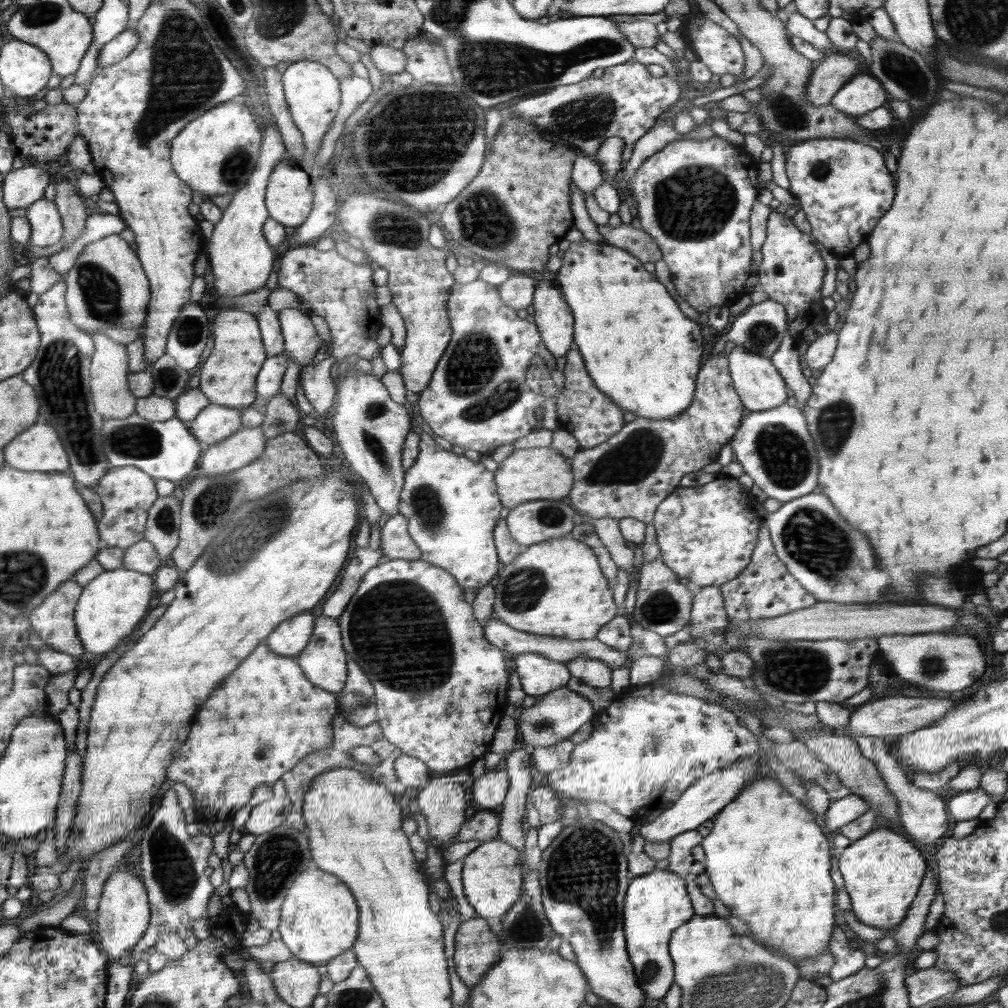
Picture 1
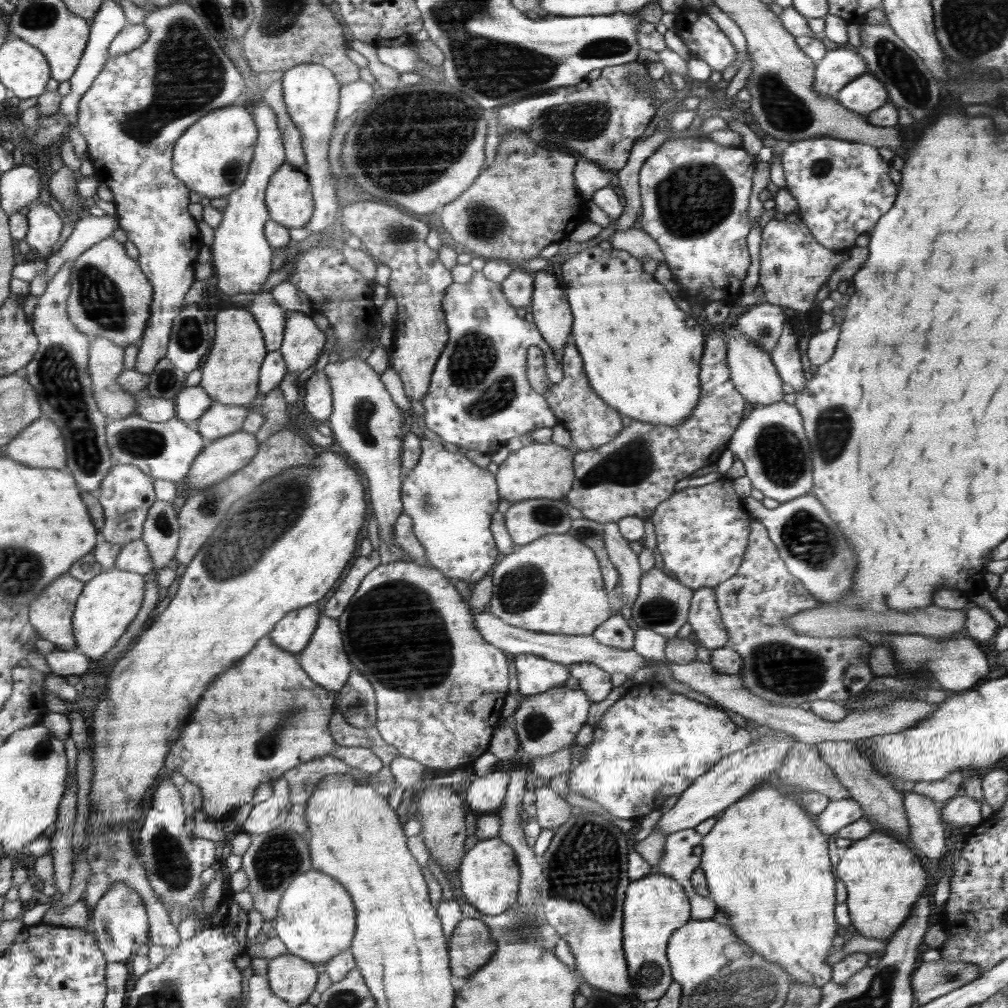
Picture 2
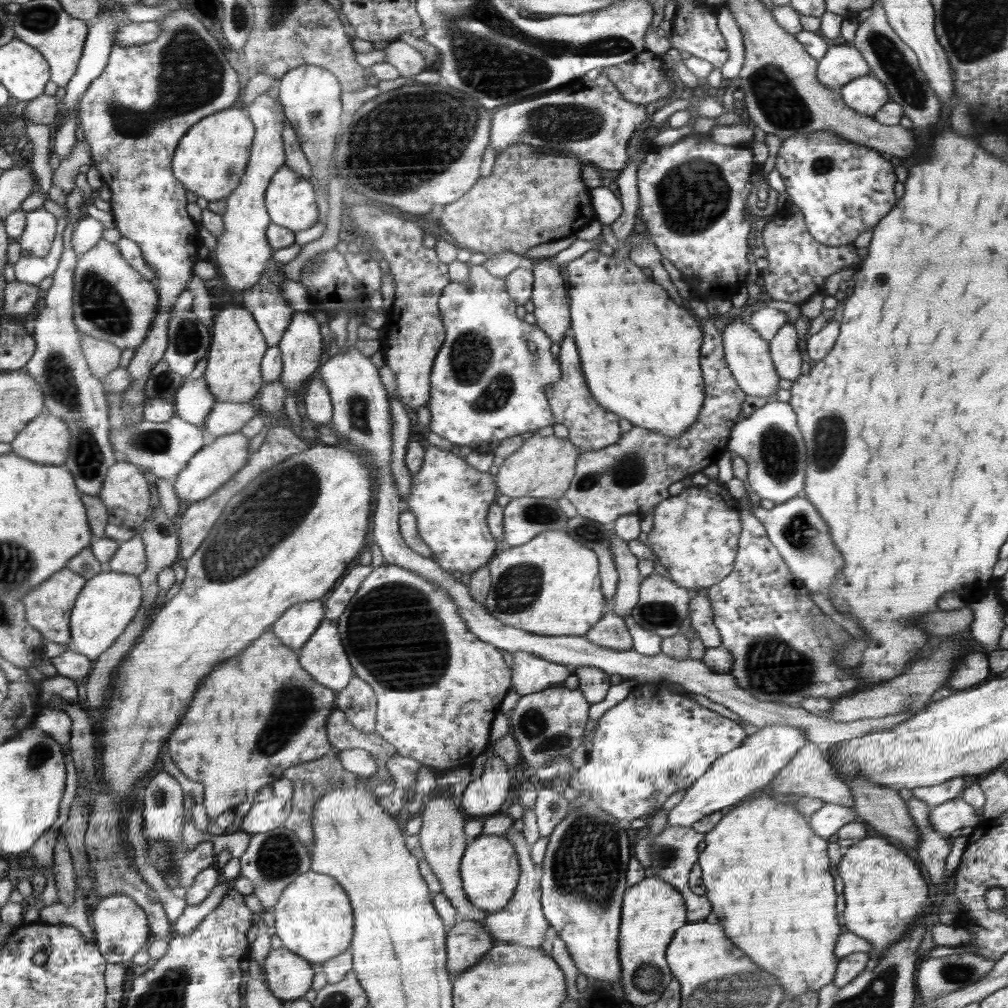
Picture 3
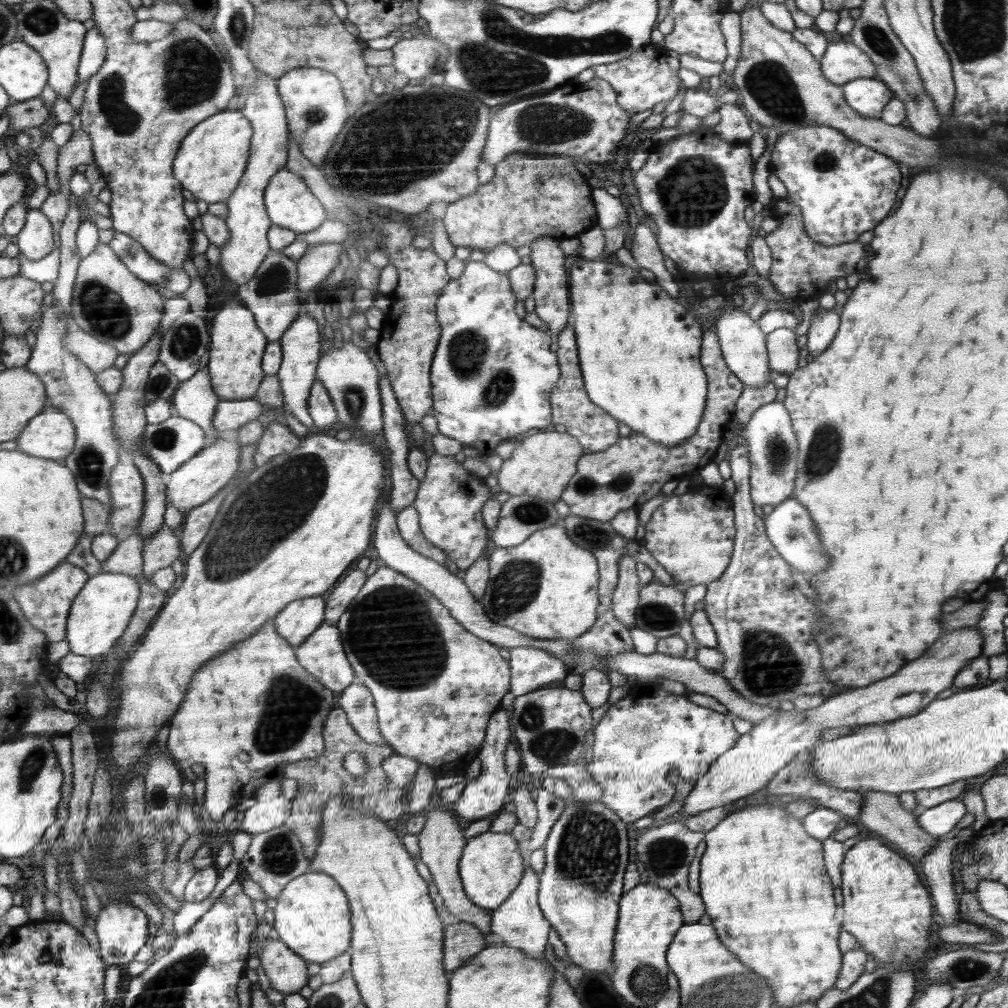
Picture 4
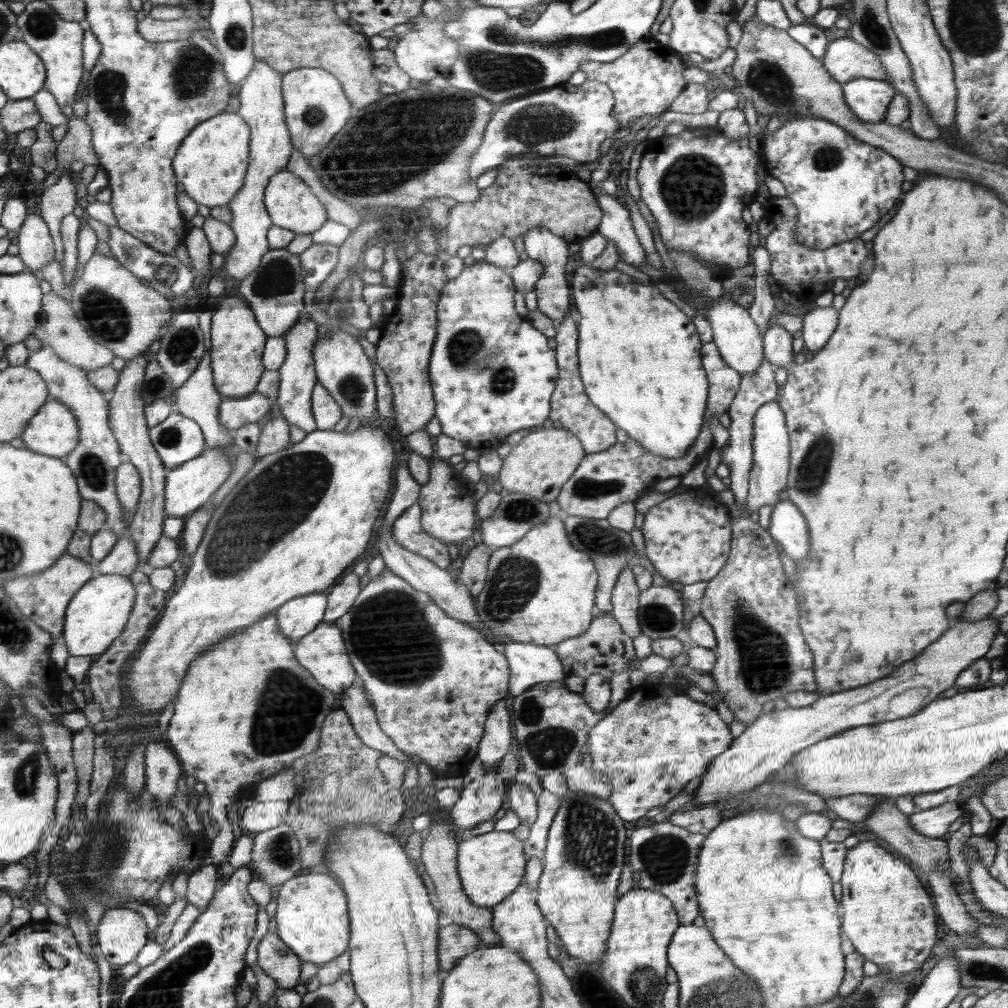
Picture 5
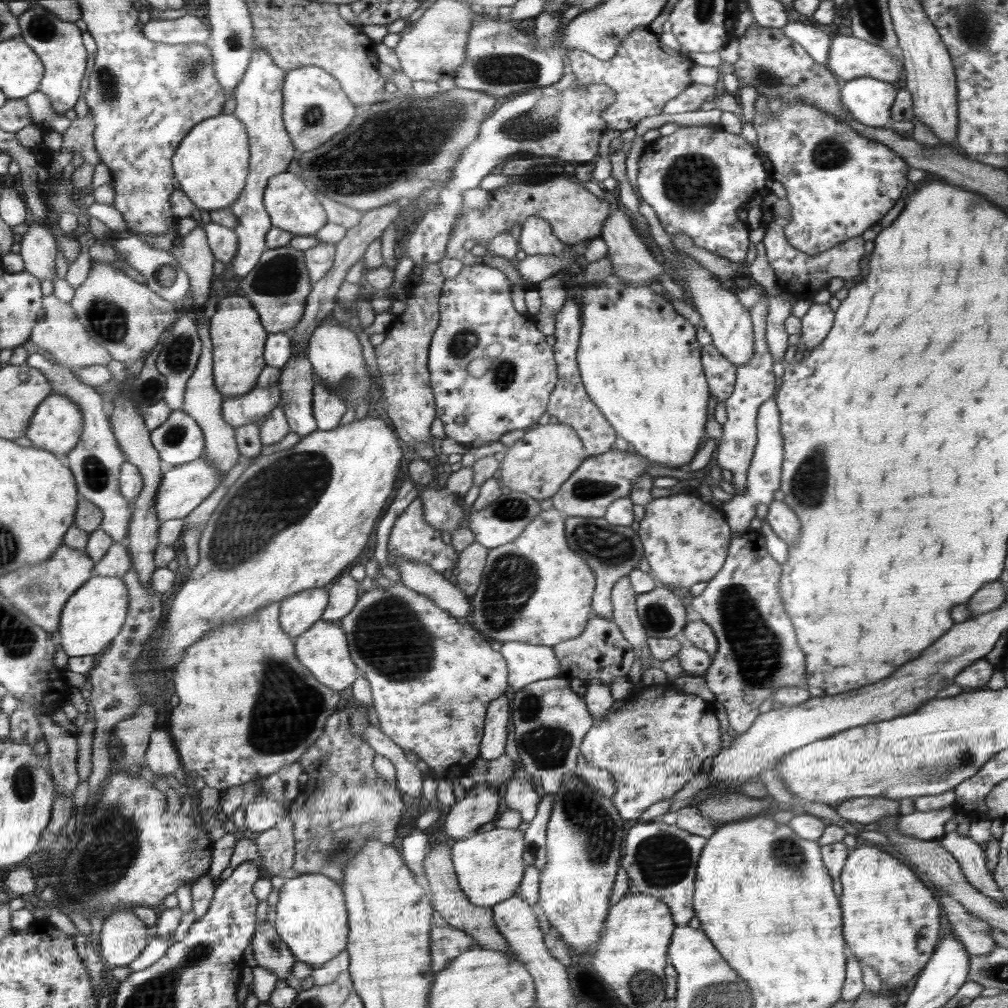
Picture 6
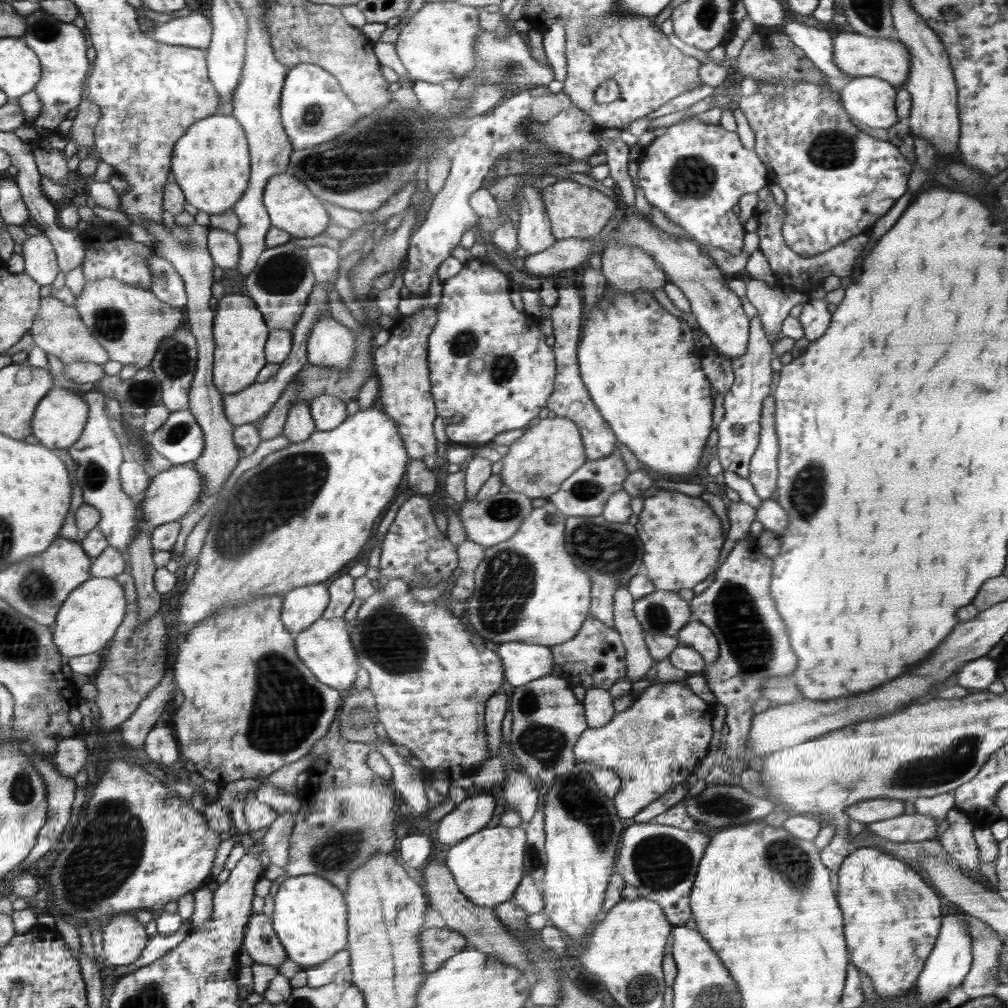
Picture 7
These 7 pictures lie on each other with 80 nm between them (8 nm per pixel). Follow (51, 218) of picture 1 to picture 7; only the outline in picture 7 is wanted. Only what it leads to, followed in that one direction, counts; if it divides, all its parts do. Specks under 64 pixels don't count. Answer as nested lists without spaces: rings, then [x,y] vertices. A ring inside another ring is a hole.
[[[44,234],[30,235],[23,242],[21,255],[25,262],[23,270],[36,284],[48,286],[58,276],[55,248],[48,236]]]

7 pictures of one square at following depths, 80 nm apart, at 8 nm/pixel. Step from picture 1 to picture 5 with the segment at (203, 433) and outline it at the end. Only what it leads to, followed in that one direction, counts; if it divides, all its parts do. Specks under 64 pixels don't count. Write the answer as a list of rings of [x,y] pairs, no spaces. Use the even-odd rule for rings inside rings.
[[[257,391],[238,398],[225,398],[220,406],[220,423],[230,429],[256,423],[269,412],[273,404],[274,400]]]

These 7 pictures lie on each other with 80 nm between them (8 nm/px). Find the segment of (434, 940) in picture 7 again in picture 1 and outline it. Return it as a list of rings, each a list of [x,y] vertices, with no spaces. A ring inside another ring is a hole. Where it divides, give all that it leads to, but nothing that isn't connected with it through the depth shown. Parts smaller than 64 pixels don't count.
[[[475,917],[462,921],[455,934],[453,962],[455,975],[469,988],[481,982],[482,974],[487,974],[498,963],[500,944],[492,936],[486,919]]]

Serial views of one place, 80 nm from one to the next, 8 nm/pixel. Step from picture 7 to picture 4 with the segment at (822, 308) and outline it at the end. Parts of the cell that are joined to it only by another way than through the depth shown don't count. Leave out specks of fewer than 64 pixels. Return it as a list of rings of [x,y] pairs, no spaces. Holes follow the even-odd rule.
[[[836,308],[826,309],[824,313],[815,313],[807,333],[806,348],[814,358],[820,356],[833,343],[838,332],[840,314]]]

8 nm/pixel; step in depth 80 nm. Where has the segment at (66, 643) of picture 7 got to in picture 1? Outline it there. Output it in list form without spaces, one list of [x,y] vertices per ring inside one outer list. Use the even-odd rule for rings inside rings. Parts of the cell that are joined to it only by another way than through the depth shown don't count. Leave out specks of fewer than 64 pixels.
[[[120,567],[98,574],[85,586],[86,592],[81,592],[82,604],[78,604],[77,632],[82,632],[81,643],[86,652],[109,653],[115,650],[118,642],[124,636],[128,636],[136,628],[136,624],[144,618],[150,606],[154,580],[148,574]]]

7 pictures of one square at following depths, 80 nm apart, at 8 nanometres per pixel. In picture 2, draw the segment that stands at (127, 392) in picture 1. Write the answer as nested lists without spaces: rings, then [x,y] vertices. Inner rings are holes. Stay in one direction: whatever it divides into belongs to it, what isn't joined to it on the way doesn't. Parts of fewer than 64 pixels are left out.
[[[106,337],[92,338],[88,352],[94,397],[100,410],[112,419],[125,419],[137,408],[137,397],[127,393],[117,381],[124,370],[124,352],[124,347],[113,344]]]

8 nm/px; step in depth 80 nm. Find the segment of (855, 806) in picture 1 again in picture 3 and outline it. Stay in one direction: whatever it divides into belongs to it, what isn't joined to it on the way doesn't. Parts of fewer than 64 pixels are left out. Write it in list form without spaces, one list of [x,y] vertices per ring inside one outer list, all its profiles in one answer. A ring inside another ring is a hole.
[[[824,803],[818,812],[810,816],[810,824],[818,836],[828,839],[833,838],[842,826],[857,819],[853,808],[841,804]]]

